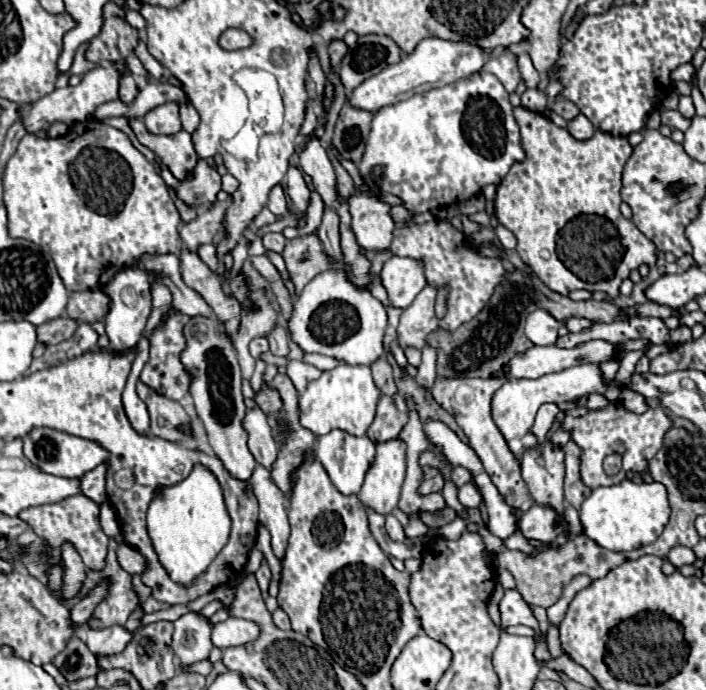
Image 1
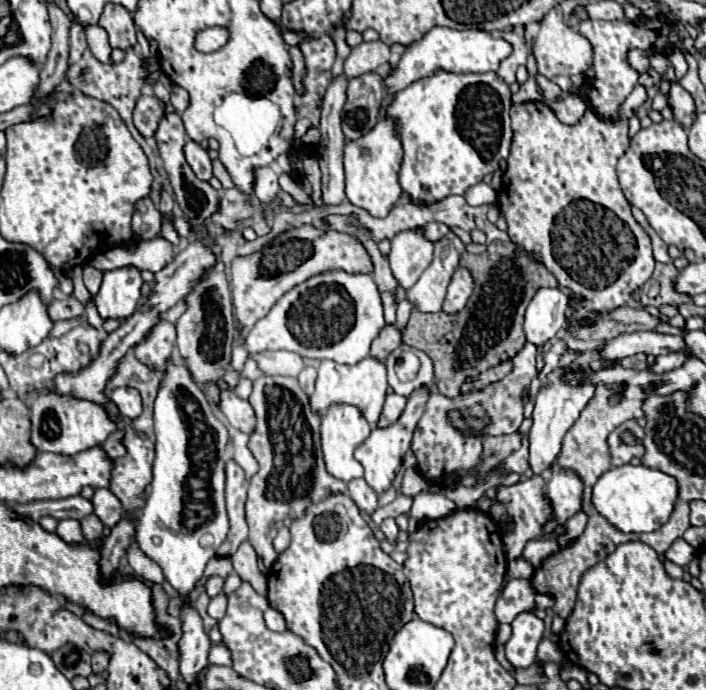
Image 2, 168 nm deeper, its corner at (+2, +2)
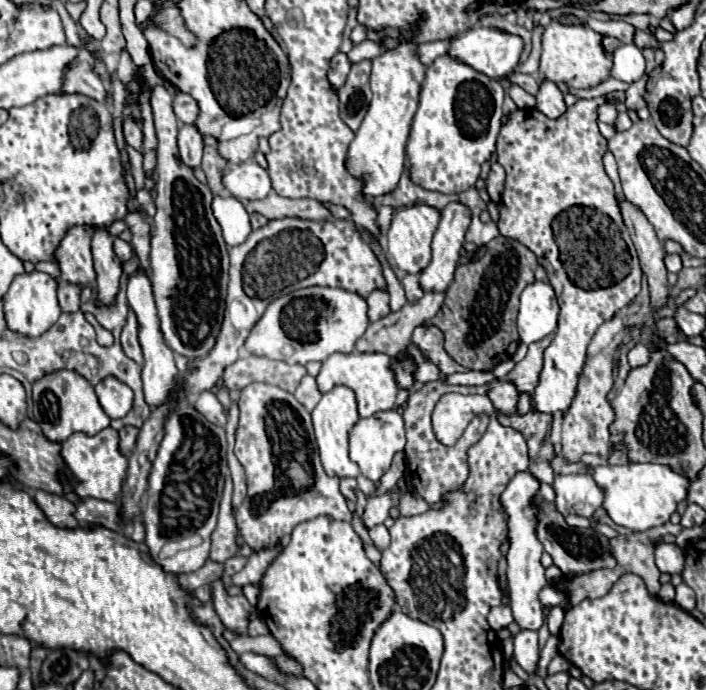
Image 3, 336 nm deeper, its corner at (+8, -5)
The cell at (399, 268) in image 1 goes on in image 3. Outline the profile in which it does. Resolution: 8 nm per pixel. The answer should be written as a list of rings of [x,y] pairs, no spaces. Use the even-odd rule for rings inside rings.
[[[414,203],[414,205],[404,205],[404,207],[398,207],[396,209],[396,215],[392,219],[392,225],[386,233],[388,237],[388,255],[392,259],[392,263],[404,271],[404,273],[418,273],[422,271],[430,259],[432,259],[432,253],[430,253],[430,243],[432,243],[432,235],[438,227],[438,221],[440,221],[440,211],[436,207],[430,207],[430,205],[424,205],[424,203]]]

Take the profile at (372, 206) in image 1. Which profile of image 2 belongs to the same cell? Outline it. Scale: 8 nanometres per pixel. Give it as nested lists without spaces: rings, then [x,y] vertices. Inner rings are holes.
[[[382,108],[380,122],[374,126],[372,132],[366,136],[346,142],[344,148],[344,172],[346,172],[346,198],[358,206],[370,212],[370,216],[388,216],[390,208],[400,200],[402,188],[398,184],[398,170],[402,162],[402,146],[394,132],[394,122],[386,118],[386,112]]]

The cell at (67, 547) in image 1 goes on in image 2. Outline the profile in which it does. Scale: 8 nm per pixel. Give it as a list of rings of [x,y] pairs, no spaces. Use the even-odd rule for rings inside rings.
[[[62,520],[56,528],[56,534],[68,542],[68,544],[84,544],[84,538],[82,538],[82,532],[80,532],[80,522],[78,520]]]

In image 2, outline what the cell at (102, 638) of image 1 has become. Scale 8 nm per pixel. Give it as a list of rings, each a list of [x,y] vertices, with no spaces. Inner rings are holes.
[[[94,652],[92,654],[92,670],[96,674],[100,674],[102,670],[106,670],[108,662],[110,662],[110,654],[108,652]]]

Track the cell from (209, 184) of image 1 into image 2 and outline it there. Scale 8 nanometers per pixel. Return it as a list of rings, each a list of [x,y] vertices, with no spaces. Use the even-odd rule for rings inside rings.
[[[192,140],[186,142],[186,160],[188,160],[190,168],[194,170],[194,174],[198,176],[198,180],[208,182],[212,178],[212,160],[200,144],[196,144]]]

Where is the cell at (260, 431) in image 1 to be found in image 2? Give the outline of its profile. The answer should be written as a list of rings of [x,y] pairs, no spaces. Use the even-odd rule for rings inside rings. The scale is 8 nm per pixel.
[[[224,390],[220,396],[220,404],[218,404],[220,412],[228,418],[228,424],[232,428],[238,428],[242,432],[246,432],[250,436],[250,432],[254,432],[254,408],[250,408],[248,400],[238,398],[236,394],[232,394],[230,390]]]

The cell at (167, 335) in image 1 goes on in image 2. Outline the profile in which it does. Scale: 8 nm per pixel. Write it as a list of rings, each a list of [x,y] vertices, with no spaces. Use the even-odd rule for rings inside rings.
[[[162,320],[152,328],[150,336],[134,348],[134,354],[148,368],[166,372],[166,364],[172,358],[172,350],[174,350],[174,340],[176,340],[174,324]]]

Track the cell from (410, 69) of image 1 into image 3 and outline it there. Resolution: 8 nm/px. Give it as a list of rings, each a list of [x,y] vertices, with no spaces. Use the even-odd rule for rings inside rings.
[[[472,27],[470,31],[452,37],[452,45],[448,49],[448,53],[464,63],[468,63],[470,67],[474,67],[476,71],[498,79],[502,75],[508,75],[516,69],[516,65],[520,63],[520,55],[524,51],[524,41],[518,35],[494,29],[494,27]]]

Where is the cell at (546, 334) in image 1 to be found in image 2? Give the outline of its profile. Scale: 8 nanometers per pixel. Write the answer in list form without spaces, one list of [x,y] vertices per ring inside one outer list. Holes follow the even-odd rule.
[[[540,288],[526,310],[526,340],[536,346],[552,340],[556,332],[566,326],[568,304],[570,296],[564,294],[560,288]]]

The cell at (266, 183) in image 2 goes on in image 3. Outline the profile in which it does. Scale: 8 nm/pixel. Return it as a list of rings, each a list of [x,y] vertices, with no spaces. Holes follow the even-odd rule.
[[[244,161],[238,165],[230,165],[222,173],[222,185],[240,201],[256,201],[264,199],[270,189],[270,175],[256,161]]]

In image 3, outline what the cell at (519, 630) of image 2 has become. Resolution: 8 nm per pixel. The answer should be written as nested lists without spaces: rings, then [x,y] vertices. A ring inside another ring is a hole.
[[[520,471],[512,477],[512,481],[506,485],[500,502],[506,517],[508,517],[508,589],[510,589],[510,599],[512,599],[512,613],[514,619],[522,629],[534,629],[538,631],[540,625],[544,623],[544,613],[542,613],[542,603],[538,599],[540,589],[546,585],[544,577],[544,567],[540,563],[540,557],[544,553],[542,543],[538,541],[536,527],[538,527],[538,507],[534,505],[534,497],[538,495],[540,481],[530,473],[530,471]]]

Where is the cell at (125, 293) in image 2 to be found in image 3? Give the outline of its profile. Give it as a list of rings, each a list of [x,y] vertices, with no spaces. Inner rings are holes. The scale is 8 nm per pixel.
[[[98,229],[92,237],[92,257],[96,269],[96,285],[100,293],[100,303],[108,305],[118,293],[118,279],[122,275],[120,259],[114,253],[114,237],[106,229]]]

